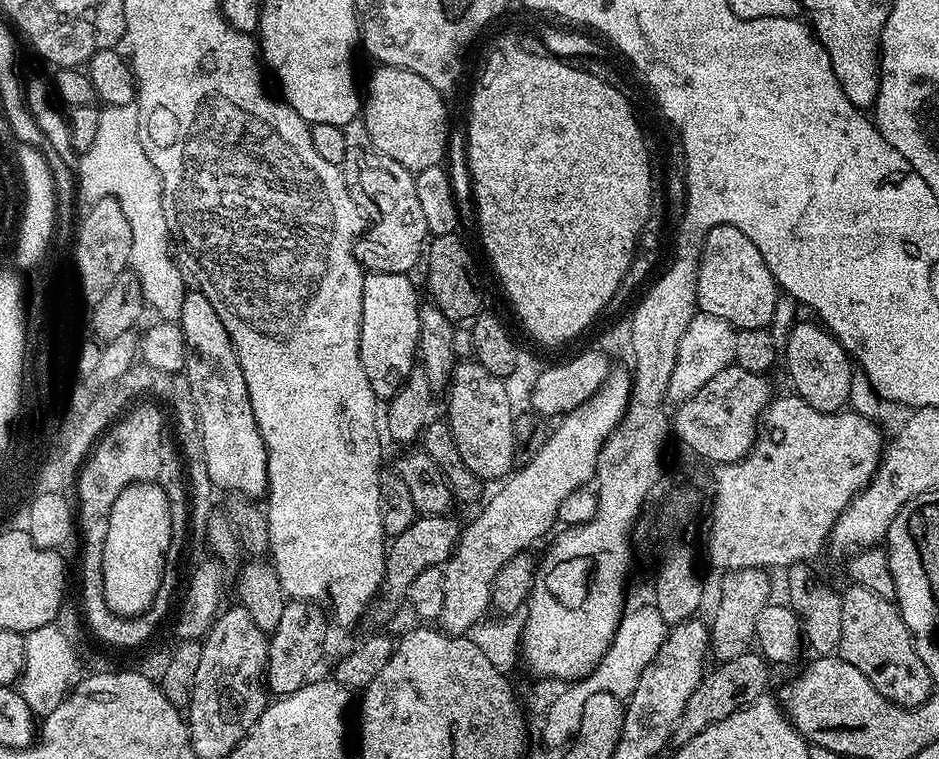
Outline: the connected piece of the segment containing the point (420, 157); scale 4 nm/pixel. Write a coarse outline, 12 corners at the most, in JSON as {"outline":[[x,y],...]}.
{"outline":[[389,64],[362,96],[370,142],[413,174],[448,148],[445,93]]}

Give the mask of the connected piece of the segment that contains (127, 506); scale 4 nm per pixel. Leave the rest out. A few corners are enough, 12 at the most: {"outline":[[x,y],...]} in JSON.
{"outline":[[163,483],[131,484],[104,525],[108,605],[134,617],[171,532]]}

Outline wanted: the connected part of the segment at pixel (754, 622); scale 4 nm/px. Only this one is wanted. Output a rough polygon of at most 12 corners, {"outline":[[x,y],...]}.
{"outline":[[763,568],[723,573],[710,619],[717,661],[749,651],[773,599]]}

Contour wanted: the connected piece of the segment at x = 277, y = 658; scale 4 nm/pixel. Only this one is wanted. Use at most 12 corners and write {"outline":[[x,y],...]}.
{"outline":[[293,599],[268,641],[266,688],[289,696],[309,683],[329,617]]}

